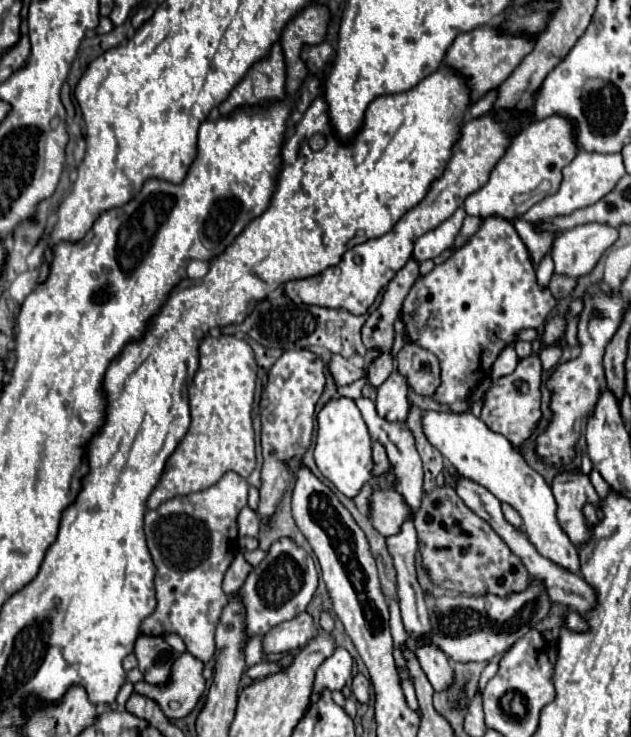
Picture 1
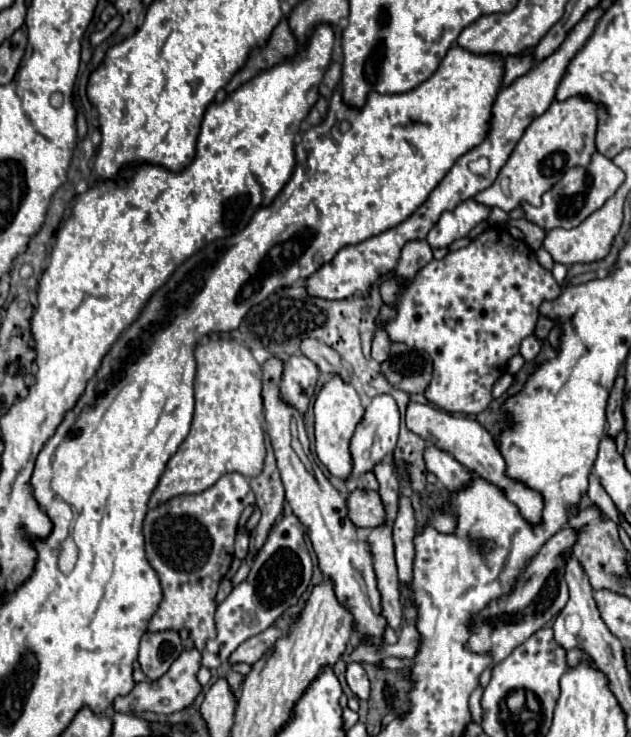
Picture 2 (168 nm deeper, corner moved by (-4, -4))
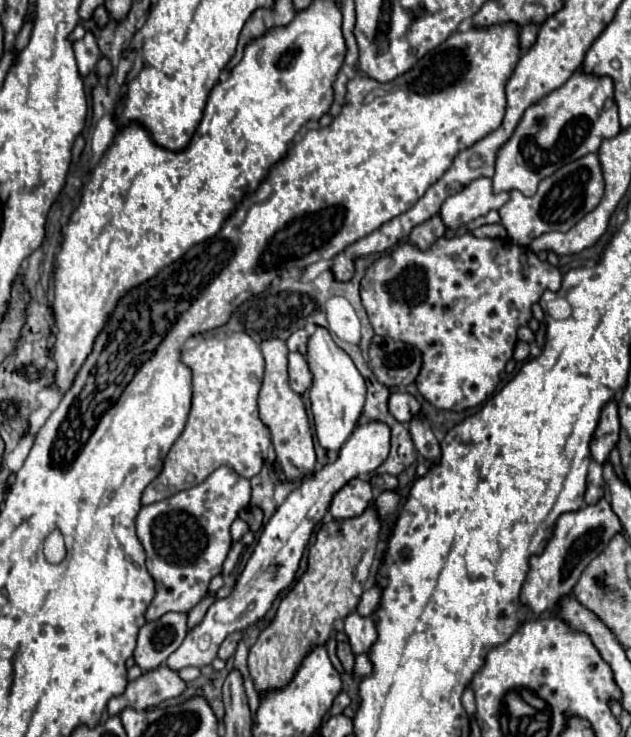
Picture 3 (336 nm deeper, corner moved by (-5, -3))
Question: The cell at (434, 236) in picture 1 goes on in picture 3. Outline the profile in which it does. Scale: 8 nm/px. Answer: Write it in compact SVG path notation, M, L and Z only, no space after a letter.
M478 178L472 180L464 190L454 196L448 196L440 208L440 218L446 228L458 230L468 222L488 214L490 210L498 210L508 200L508 192L492 194L492 180Z

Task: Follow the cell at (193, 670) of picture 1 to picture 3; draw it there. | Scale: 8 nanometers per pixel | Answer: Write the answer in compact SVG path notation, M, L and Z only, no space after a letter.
M162 664L162 666L158 666L156 670L150 670L150 672L142 674L138 680L128 682L124 694L114 696L114 698L108 702L108 714L110 714L110 716L120 714L124 708L130 708L130 706L132 706L134 710L148 710L148 708L158 706L158 704L164 702L164 700L170 700L170 698L180 696L184 690L186 690L186 682L180 678L180 674L178 674L176 670L170 670L166 664Z

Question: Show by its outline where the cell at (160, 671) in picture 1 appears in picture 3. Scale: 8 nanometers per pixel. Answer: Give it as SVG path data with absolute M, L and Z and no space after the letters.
M168 612L156 622L146 622L138 634L138 646L134 650L134 660L142 672L150 672L166 662L166 658L178 650L186 638L186 614Z

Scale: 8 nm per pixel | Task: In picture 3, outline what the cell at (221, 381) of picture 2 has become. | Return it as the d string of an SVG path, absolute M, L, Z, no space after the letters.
M232 334L222 340L204 338L192 350L182 354L182 360L192 370L192 410L184 432L170 448L164 470L148 484L142 494L142 504L154 504L184 490L184 484L204 482L216 468L230 466L240 476L256 476L270 448L270 432L258 418L258 390L264 374L264 358L260 346L248 334Z

